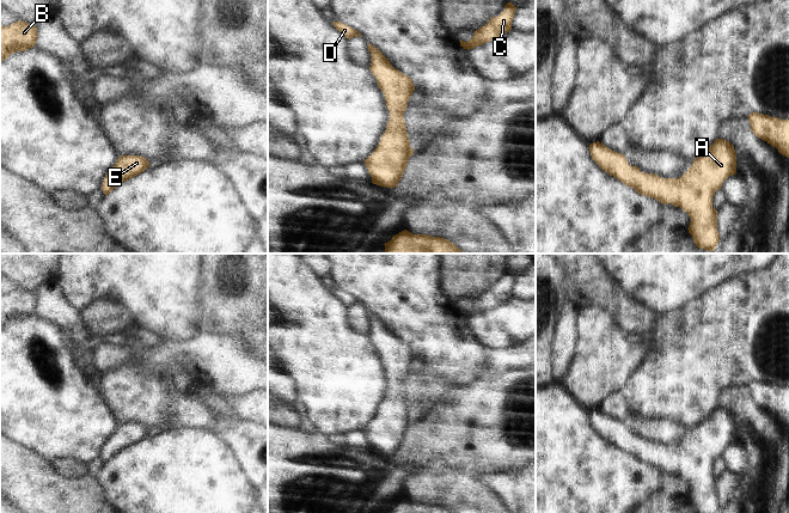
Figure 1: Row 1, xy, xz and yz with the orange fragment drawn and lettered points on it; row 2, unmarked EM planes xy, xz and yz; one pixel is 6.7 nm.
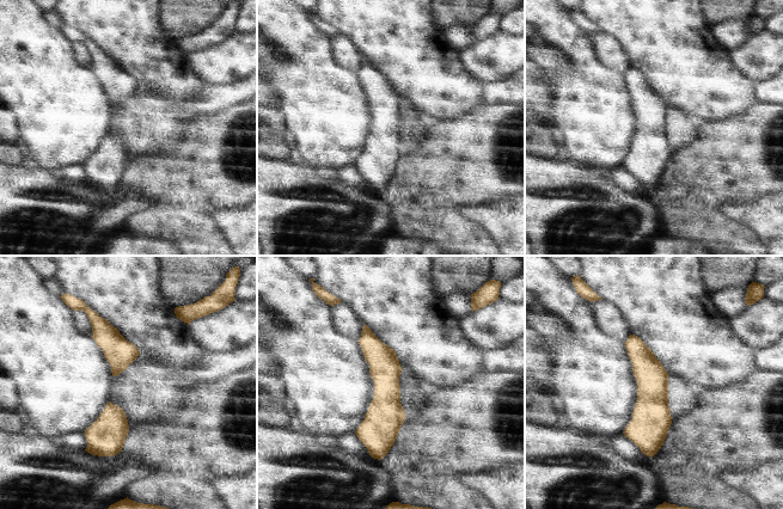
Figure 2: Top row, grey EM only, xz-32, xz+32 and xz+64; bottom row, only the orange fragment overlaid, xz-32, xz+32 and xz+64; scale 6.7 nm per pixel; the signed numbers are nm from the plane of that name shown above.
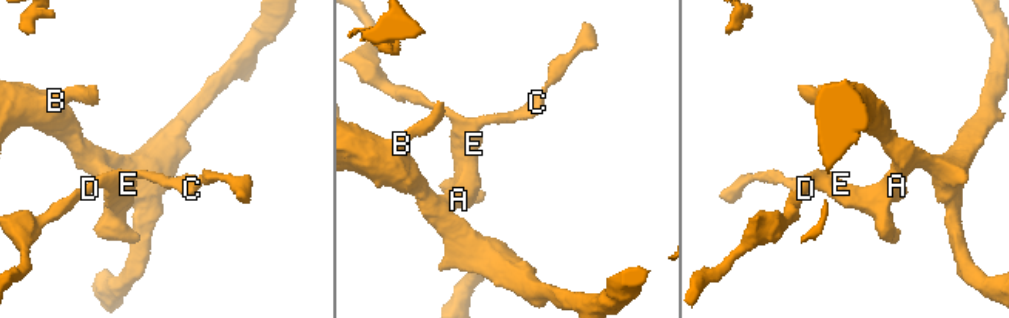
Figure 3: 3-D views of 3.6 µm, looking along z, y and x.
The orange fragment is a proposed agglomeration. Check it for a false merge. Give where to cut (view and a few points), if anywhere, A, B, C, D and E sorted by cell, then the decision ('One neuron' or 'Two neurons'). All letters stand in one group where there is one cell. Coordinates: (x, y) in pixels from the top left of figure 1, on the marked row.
No split. Groups: A B C D E. One neuron.

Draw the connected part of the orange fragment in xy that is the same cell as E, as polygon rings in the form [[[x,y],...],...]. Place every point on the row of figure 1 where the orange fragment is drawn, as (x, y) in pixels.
[[[121,155],[116,164],[110,169],[103,179],[102,190],[105,196],[109,195],[117,185],[140,175],[149,163],[146,158],[140,155]]]

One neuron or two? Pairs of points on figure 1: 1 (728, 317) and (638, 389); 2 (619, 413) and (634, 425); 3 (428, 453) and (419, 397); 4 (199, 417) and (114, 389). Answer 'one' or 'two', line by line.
1: one
2: two
3: two
4: one

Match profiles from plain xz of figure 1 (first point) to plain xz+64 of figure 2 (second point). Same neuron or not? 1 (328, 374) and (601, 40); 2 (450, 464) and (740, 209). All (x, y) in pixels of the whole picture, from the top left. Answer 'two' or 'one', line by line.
1: two
2: two

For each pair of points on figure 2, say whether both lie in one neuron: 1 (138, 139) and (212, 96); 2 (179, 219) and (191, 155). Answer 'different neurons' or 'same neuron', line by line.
1: same neuron
2: same neuron

